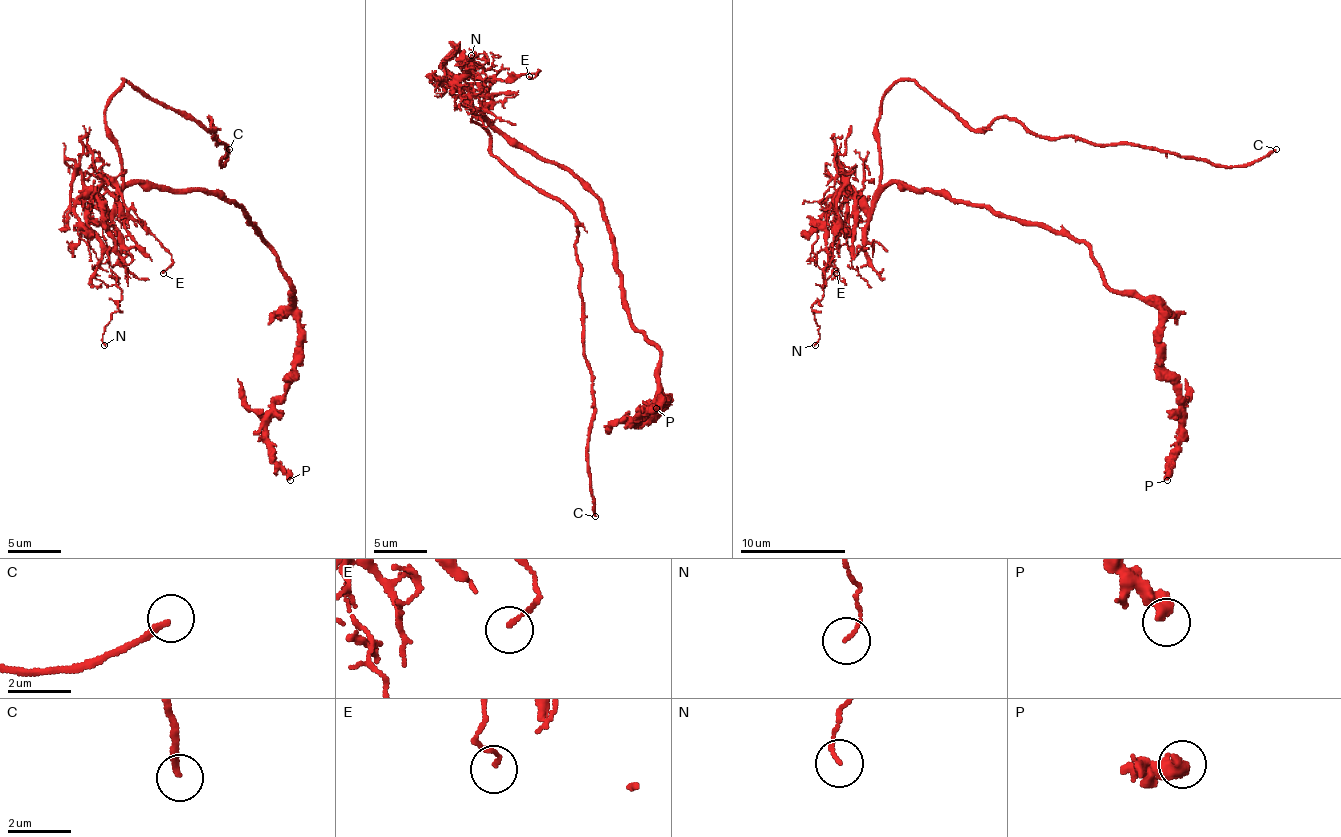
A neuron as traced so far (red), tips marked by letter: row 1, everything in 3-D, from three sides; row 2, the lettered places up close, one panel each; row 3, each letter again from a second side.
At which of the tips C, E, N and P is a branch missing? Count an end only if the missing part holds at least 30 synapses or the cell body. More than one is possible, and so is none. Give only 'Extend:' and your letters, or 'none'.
Extend: C

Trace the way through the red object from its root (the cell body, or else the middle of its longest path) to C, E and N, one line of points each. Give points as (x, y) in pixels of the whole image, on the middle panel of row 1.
C: (495, 127), (471, 119), (492, 140), (495, 156), (577, 220), (595, 516)
E: (495, 127), (468, 95), (479, 95), (489, 76), (513, 79), (537, 71), (529, 76)
N: (495, 127), (450, 87), (466, 74), (479, 74), (487, 63), (484, 53), (468, 61), (471, 55)

